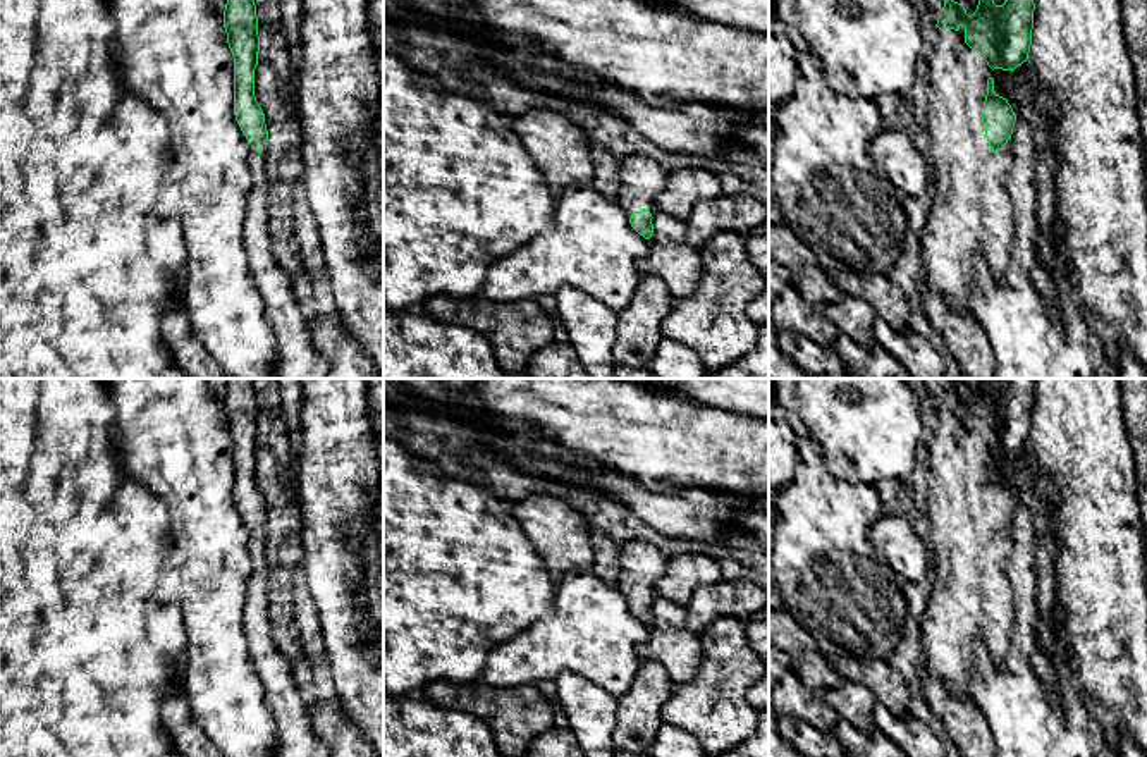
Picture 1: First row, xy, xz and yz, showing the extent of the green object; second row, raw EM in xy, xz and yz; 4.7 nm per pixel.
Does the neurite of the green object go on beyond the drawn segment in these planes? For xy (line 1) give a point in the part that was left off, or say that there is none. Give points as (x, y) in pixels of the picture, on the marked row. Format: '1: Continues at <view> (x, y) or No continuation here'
1: Continues at xy (298, 356)

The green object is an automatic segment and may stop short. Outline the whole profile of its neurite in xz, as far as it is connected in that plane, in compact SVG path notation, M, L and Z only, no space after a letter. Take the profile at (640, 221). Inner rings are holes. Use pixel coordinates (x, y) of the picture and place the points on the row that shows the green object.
M629 155L621 160L616 201L628 213L631 227L645 239L653 234L655 198L666 184L667 172L655 160L645 155Z

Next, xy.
M227 0L227 43L234 57L234 115L249 141L255 184L248 194L244 241L249 267L277 342L279 378L327 378L330 363L316 349L292 291L291 279L273 258L268 234L268 179L265 175L268 131L255 96L260 36L255 0Z

